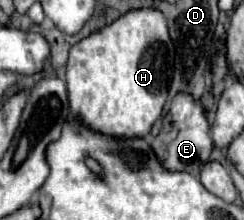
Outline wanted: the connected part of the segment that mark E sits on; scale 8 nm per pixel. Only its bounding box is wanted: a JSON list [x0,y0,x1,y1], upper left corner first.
[151,92,213,174]

